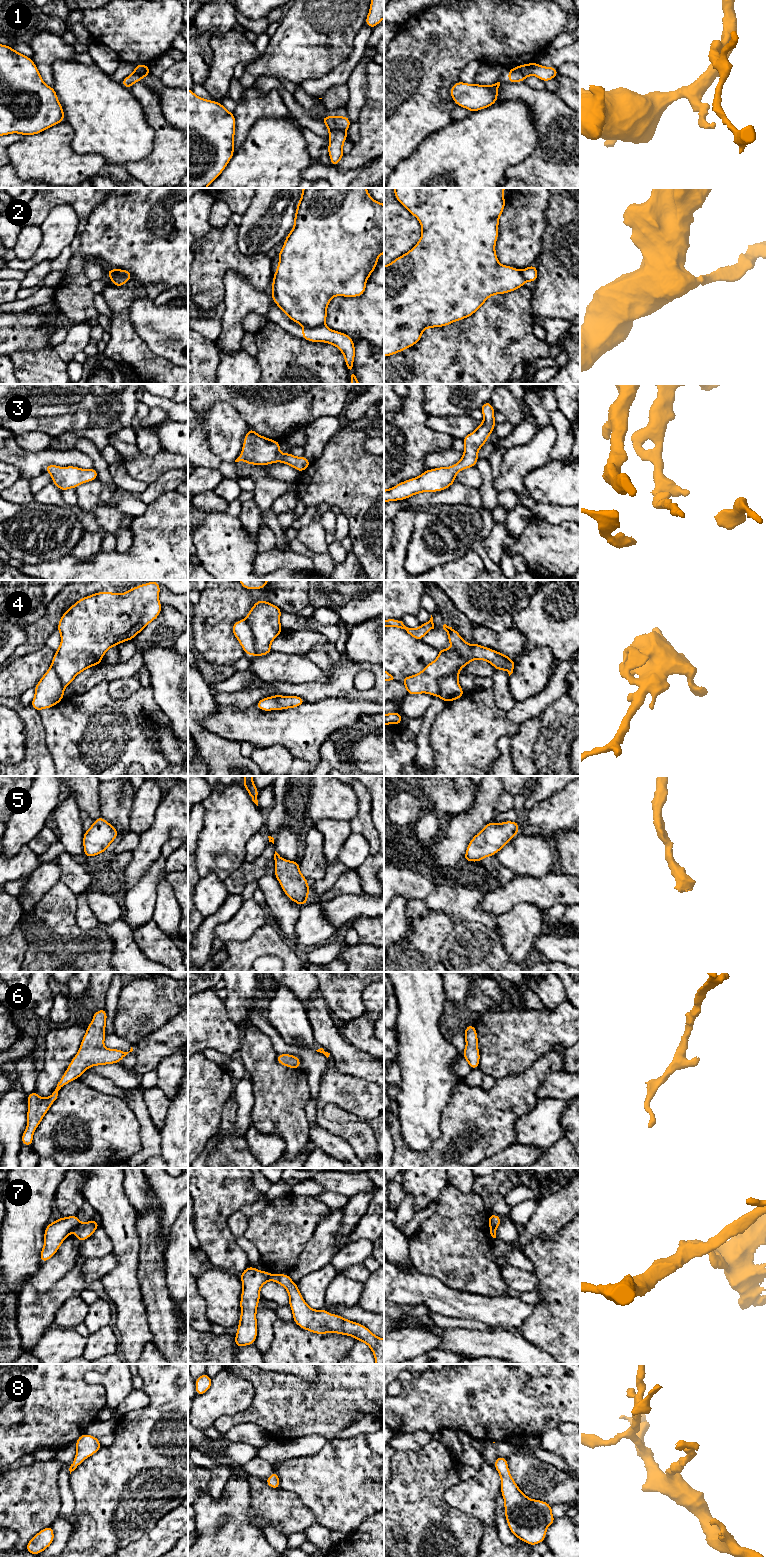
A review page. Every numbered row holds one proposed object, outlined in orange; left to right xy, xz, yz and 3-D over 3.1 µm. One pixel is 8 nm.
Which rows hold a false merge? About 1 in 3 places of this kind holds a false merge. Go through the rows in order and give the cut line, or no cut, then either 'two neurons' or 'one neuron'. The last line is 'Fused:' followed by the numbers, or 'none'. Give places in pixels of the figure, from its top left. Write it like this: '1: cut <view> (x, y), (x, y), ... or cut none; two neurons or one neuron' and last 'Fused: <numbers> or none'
1: cut xy (149, 71), (133, 73); two neurons
2: cut xz (324, 324), (318, 327), (303, 326); two neurons
3: cut none; one neuron
4: cut yz (457, 673), (439, 679), (436, 695); two neurons
5: cut none; one neuron
6: cut none; one neuron
7: cut xz (270, 1274), (271, 1279); two neurons
8: cut none; one neuron
Fused: 1, 2, 4, 7

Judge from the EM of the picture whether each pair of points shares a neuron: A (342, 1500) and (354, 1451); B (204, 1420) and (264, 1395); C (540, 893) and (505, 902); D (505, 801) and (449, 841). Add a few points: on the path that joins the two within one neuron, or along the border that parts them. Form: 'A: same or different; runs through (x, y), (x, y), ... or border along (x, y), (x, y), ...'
A: same; runs through (343, 1488), (345, 1474), (350, 1463)
B: different; border along (244, 1378), (252, 1385), (253, 1399), (233, 1415)
C: same; runs through (531, 893), (514, 893)
D: different; border along (504, 790), (498, 798), (495, 812)

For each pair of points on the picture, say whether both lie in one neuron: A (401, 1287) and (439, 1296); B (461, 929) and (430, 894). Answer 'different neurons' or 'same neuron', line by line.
A: same neuron
B: different neurons

